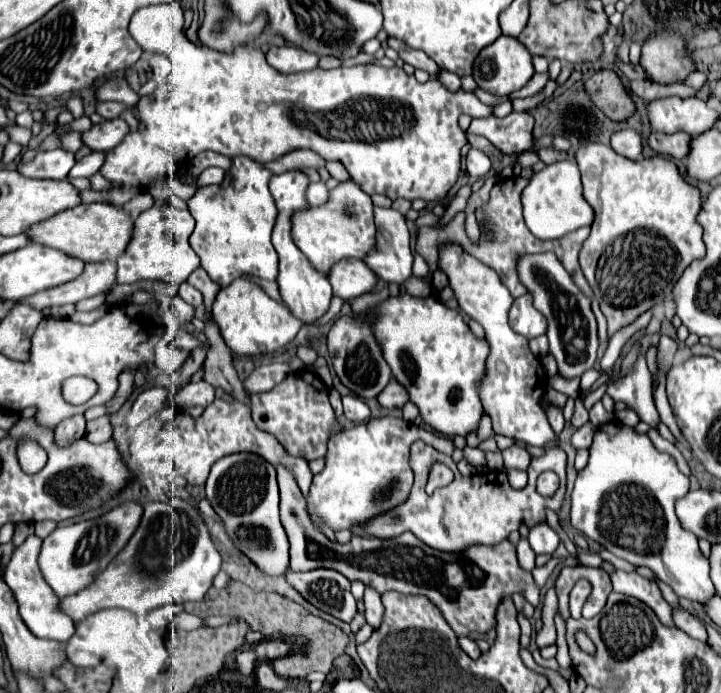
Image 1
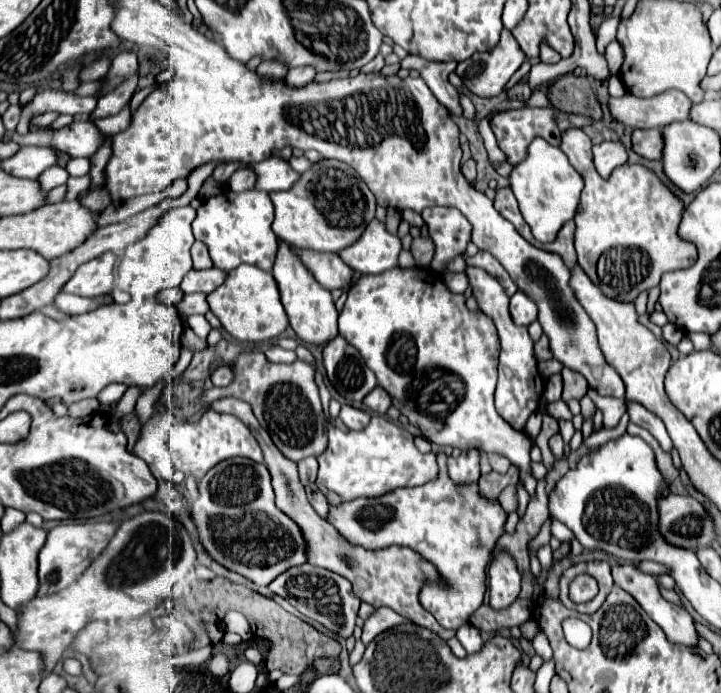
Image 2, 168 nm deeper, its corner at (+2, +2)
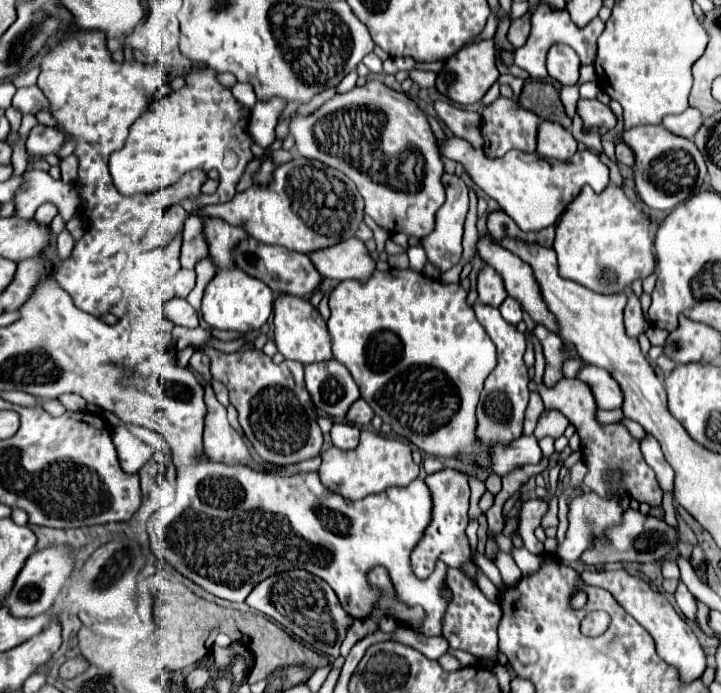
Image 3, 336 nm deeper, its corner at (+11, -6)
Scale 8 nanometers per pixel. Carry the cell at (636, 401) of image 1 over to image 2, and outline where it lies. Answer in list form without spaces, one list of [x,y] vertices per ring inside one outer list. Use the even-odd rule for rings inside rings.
[[[628,403],[628,415],[630,415],[630,421],[632,421],[632,423],[636,423],[636,425],[648,429],[666,453],[672,451],[670,435],[668,435],[668,431],[666,431],[666,427],[662,425],[662,421],[660,421],[654,413],[650,413],[646,407],[642,407],[642,405],[638,405],[638,403]]]

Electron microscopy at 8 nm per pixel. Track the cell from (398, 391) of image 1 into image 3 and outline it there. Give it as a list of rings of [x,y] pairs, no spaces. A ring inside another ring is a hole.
[[[357,399],[351,409],[347,411],[347,421],[355,425],[369,425],[373,419],[373,409],[367,405],[365,399]]]

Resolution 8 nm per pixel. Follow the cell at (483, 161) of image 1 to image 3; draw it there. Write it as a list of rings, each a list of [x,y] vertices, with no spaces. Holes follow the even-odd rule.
[[[445,173],[443,175],[443,185],[447,191],[447,201],[443,203],[443,207],[435,213],[435,229],[421,239],[421,245],[427,253],[427,259],[431,265],[435,265],[441,273],[449,271],[449,267],[455,267],[461,261],[463,255],[463,247],[461,247],[461,239],[463,239],[463,223],[465,223],[465,215],[467,215],[467,207],[469,207],[469,199],[467,199],[467,185],[461,177]]]

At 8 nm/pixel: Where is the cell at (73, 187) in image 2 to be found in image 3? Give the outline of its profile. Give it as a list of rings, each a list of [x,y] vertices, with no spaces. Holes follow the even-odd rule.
[[[43,203],[37,213],[35,213],[35,219],[41,221],[41,223],[51,223],[51,219],[57,215],[57,207],[53,203]]]

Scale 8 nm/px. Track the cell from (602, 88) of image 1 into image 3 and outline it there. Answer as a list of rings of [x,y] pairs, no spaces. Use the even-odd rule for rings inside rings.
[[[527,81],[523,87],[523,93],[521,93],[521,107],[531,109],[541,119],[551,121],[551,123],[559,123],[571,131],[573,119],[565,113],[559,91],[551,83]]]

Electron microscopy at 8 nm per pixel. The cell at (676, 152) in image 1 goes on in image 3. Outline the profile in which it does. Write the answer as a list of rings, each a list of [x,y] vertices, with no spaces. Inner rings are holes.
[[[623,141],[617,145],[617,153],[615,153],[615,157],[617,157],[617,161],[619,161],[619,163],[623,163],[623,165],[629,165],[629,167],[633,167],[633,165],[635,165],[633,149],[629,149]]]

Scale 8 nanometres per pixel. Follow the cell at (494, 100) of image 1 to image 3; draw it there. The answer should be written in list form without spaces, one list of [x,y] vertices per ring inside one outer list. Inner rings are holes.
[[[412,70],[410,78],[414,83],[422,88],[435,87],[437,74],[433,72]]]

